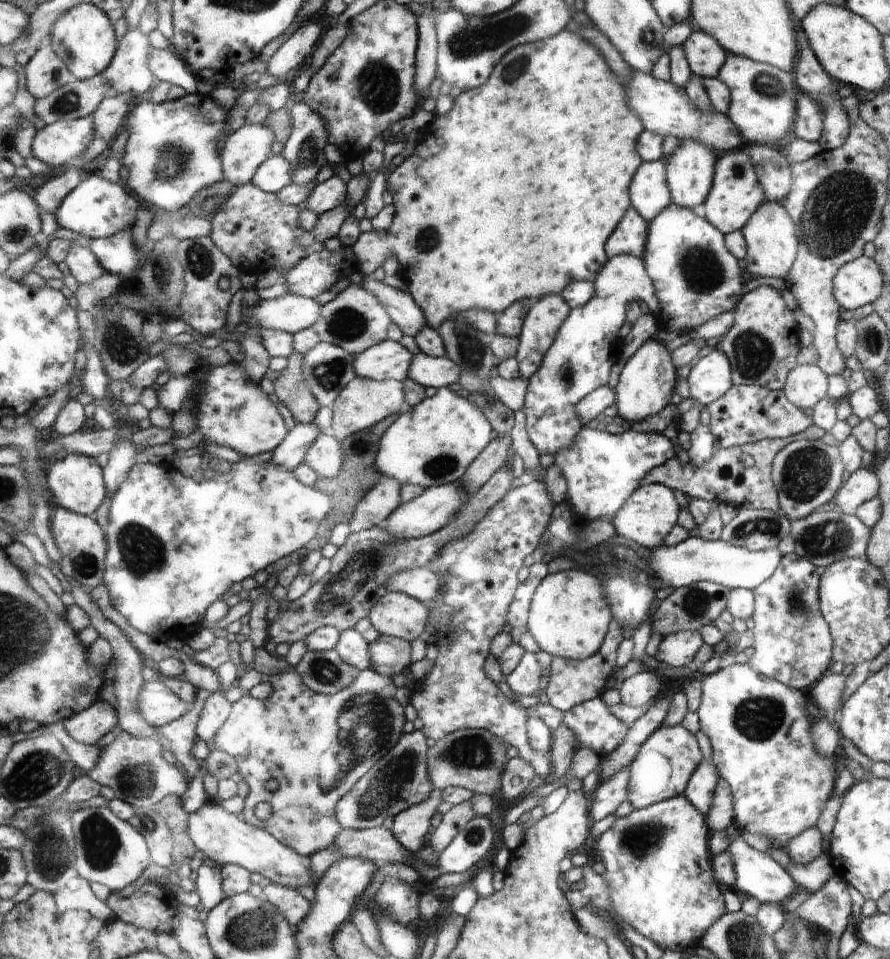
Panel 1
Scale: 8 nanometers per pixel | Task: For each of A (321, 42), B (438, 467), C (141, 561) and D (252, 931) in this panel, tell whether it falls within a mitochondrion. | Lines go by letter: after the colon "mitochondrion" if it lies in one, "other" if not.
A: other
B: mitochondrion
C: mitochondrion
D: mitochondrion

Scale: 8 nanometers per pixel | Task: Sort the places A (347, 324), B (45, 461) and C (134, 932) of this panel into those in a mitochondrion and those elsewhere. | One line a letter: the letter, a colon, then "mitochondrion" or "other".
A: mitochondrion
B: other
C: other

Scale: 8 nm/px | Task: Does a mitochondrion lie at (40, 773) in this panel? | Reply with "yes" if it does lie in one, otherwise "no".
yes

